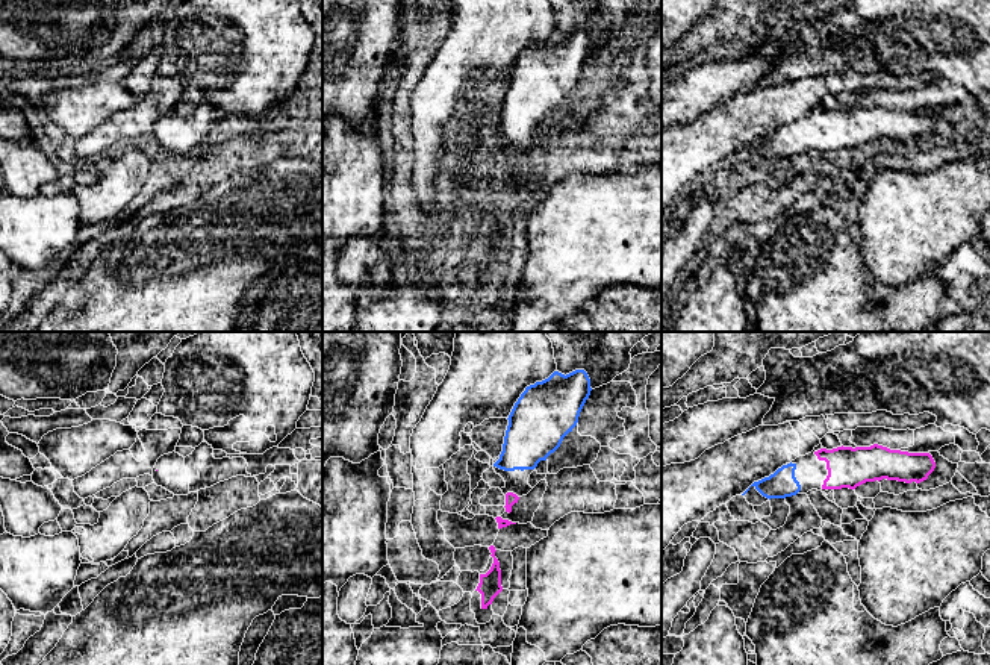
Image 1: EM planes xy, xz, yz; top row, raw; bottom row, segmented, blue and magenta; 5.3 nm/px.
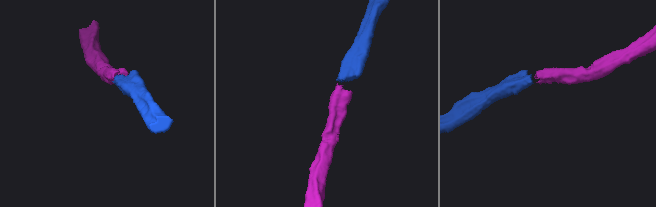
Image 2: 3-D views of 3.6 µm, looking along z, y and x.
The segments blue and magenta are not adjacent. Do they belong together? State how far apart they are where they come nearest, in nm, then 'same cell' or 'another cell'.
120 nm | same cell

